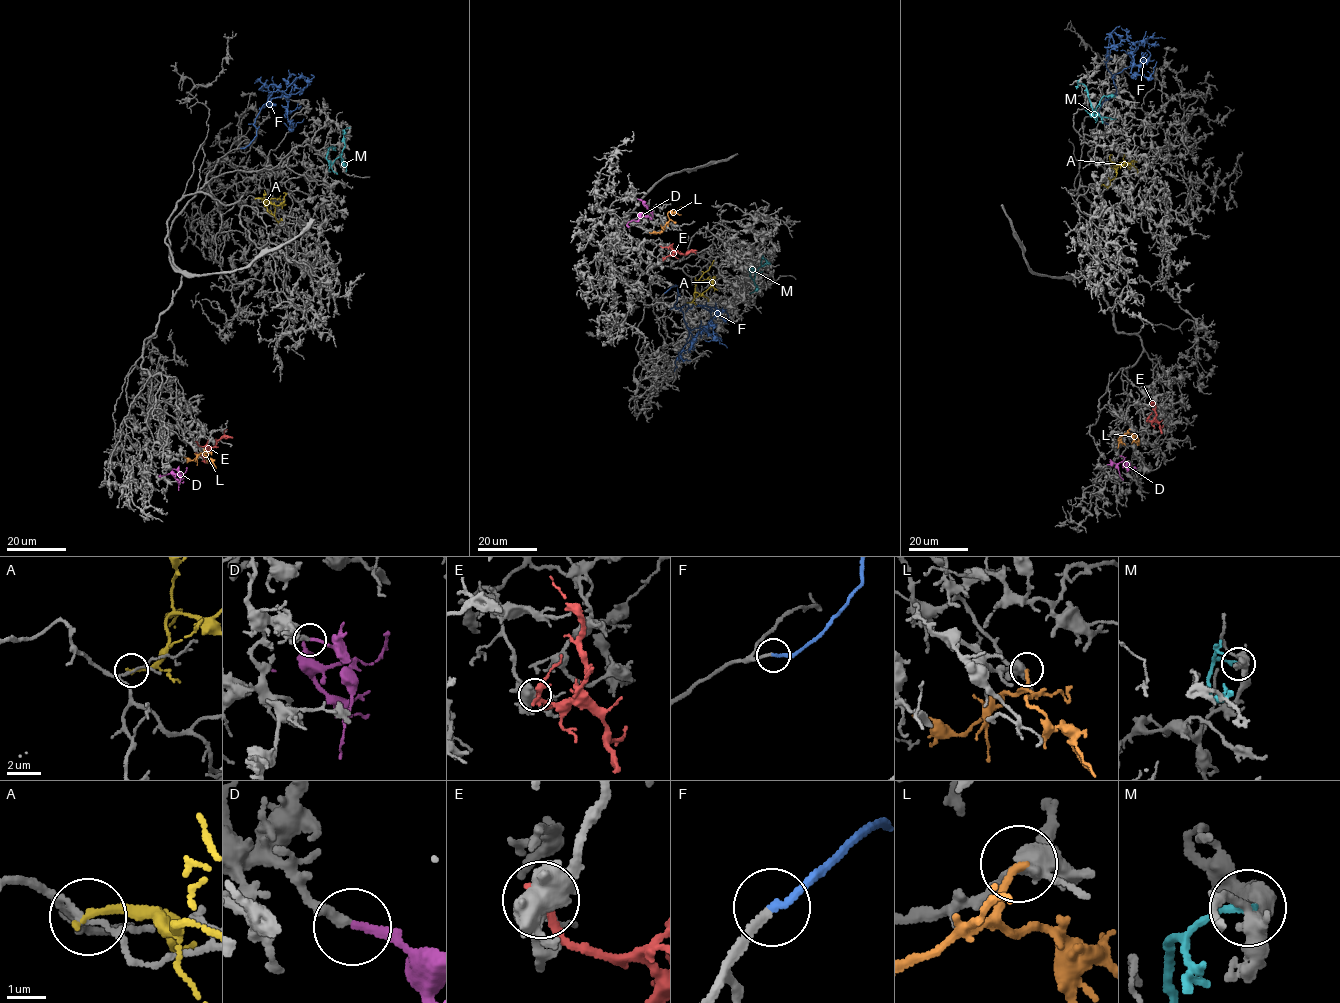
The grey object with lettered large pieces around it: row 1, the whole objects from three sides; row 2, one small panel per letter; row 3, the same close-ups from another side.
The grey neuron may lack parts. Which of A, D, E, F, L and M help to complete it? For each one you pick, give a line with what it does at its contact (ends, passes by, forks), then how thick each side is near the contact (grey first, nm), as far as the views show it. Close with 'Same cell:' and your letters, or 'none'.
D: it ends; calibres 280 and 200 nm
F: it ends; calibres 190 and 180 nm
L: it ends; calibres 320 and 190 nm
Same cell: D, F, L

